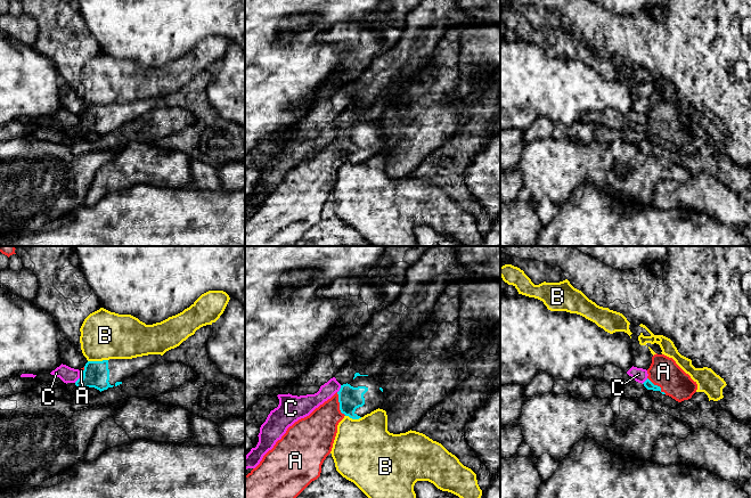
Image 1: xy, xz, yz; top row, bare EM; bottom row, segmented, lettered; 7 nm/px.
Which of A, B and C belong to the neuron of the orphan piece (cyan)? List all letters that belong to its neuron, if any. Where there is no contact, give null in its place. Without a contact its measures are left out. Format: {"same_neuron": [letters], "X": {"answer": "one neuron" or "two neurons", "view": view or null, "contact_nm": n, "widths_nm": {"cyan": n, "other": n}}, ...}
{"same_neuron": ["A"], "A": {"answer": "one neuron", "view": "xz", "contact_nm": 180, "widths_nm": {"cyan": 170, "other": 260}}, "B": {"answer": "two neurons", "view": "xy", "contact_nm": 140, "widths_nm": {"cyan": 190, "other": 340}}, "C": {"answer": "two neurons", "view": "xz", "contact_nm": 60, "widths_nm": {"cyan": 170, "other": 120}}}

